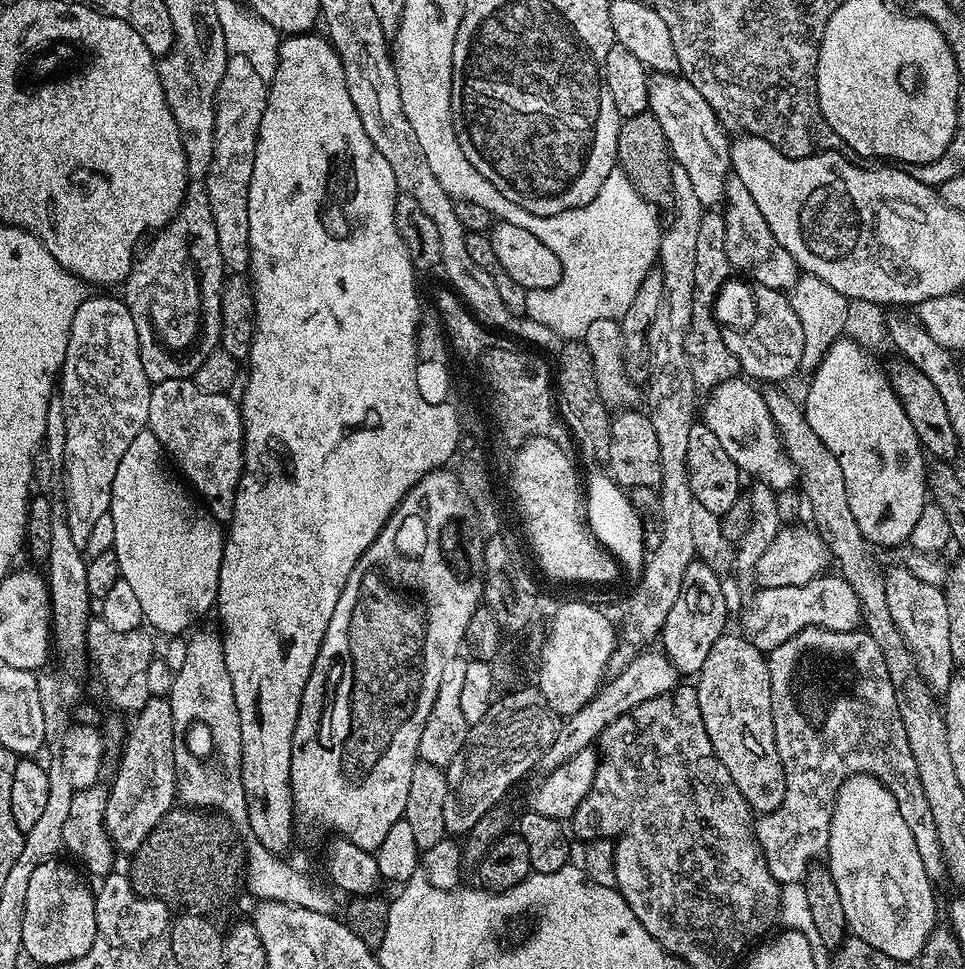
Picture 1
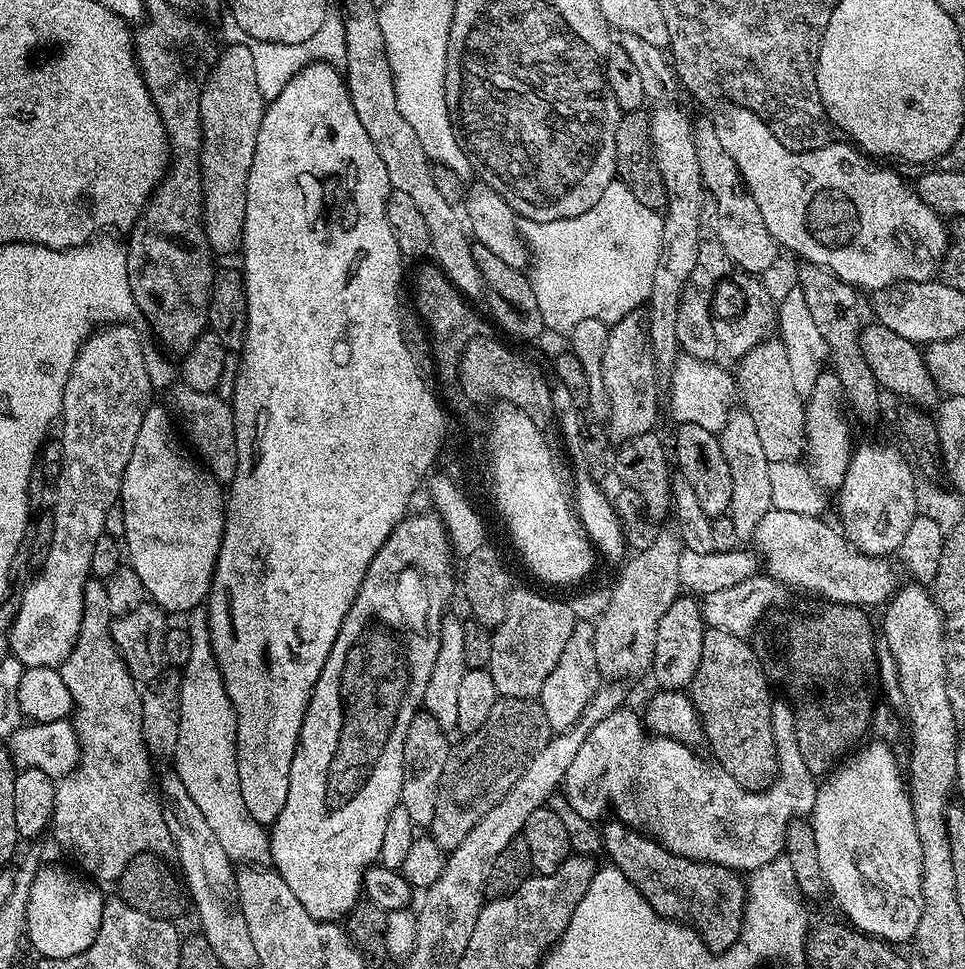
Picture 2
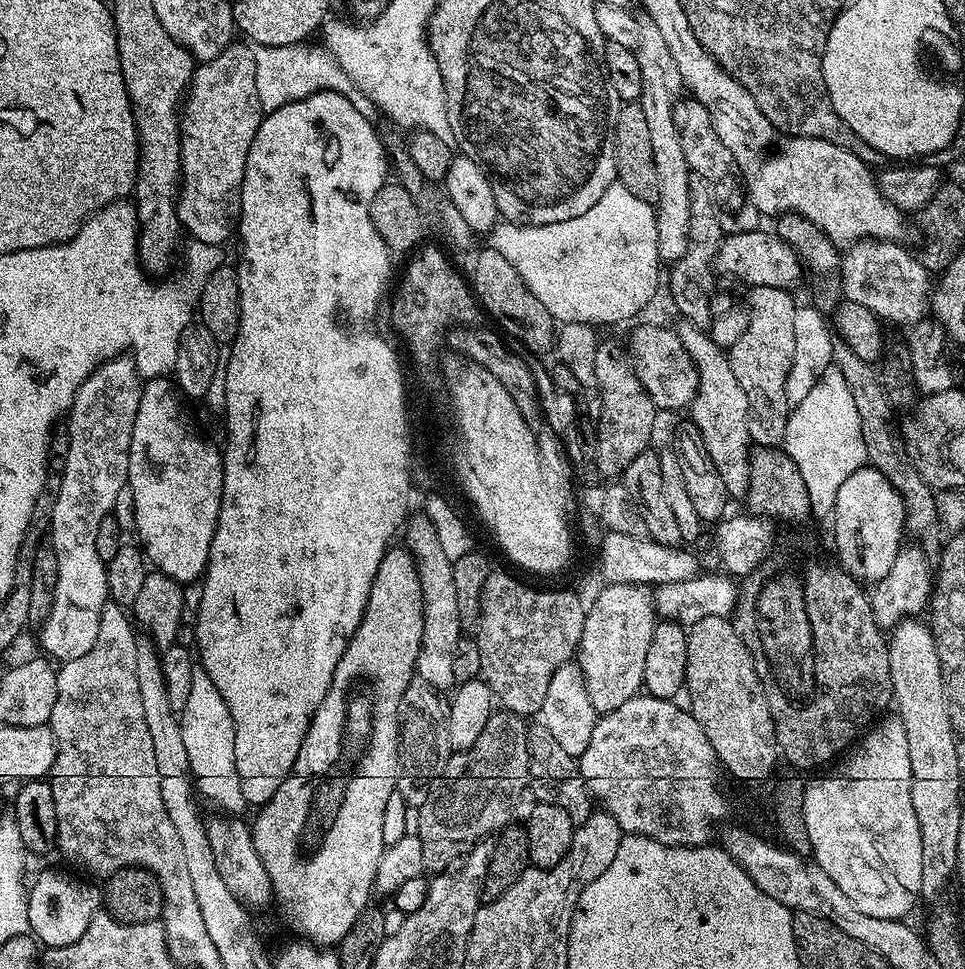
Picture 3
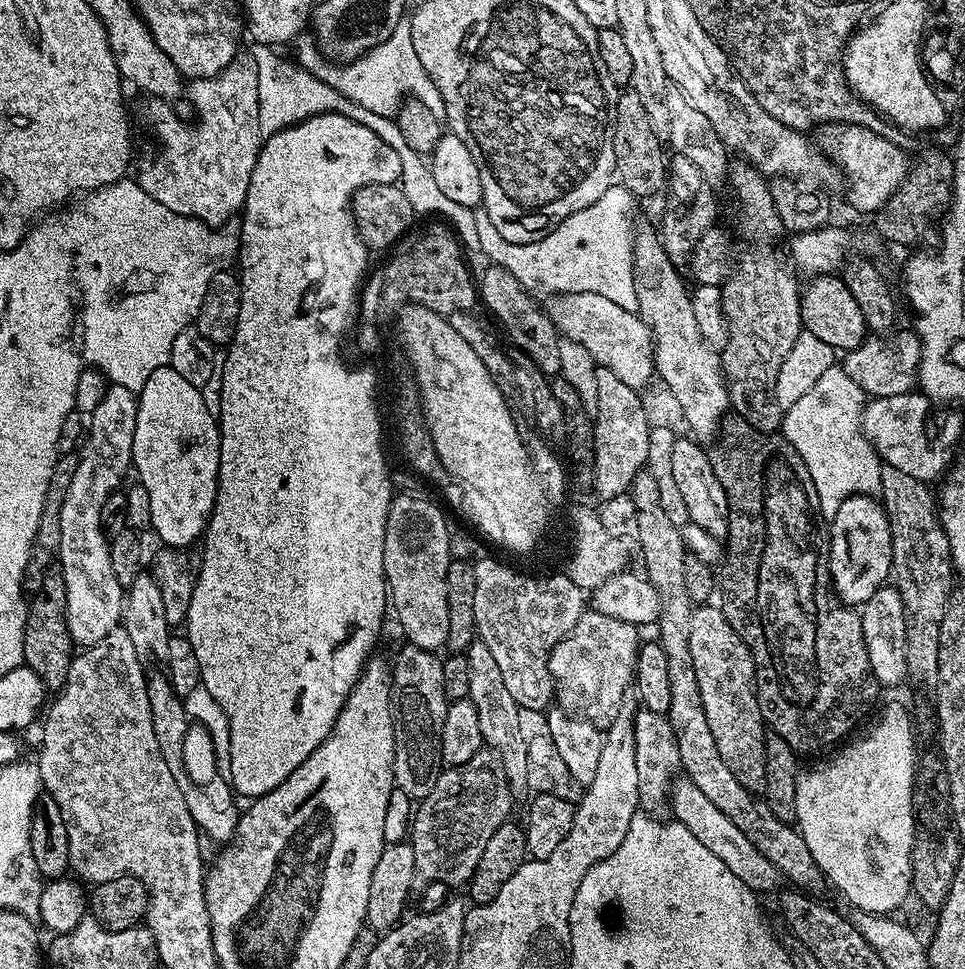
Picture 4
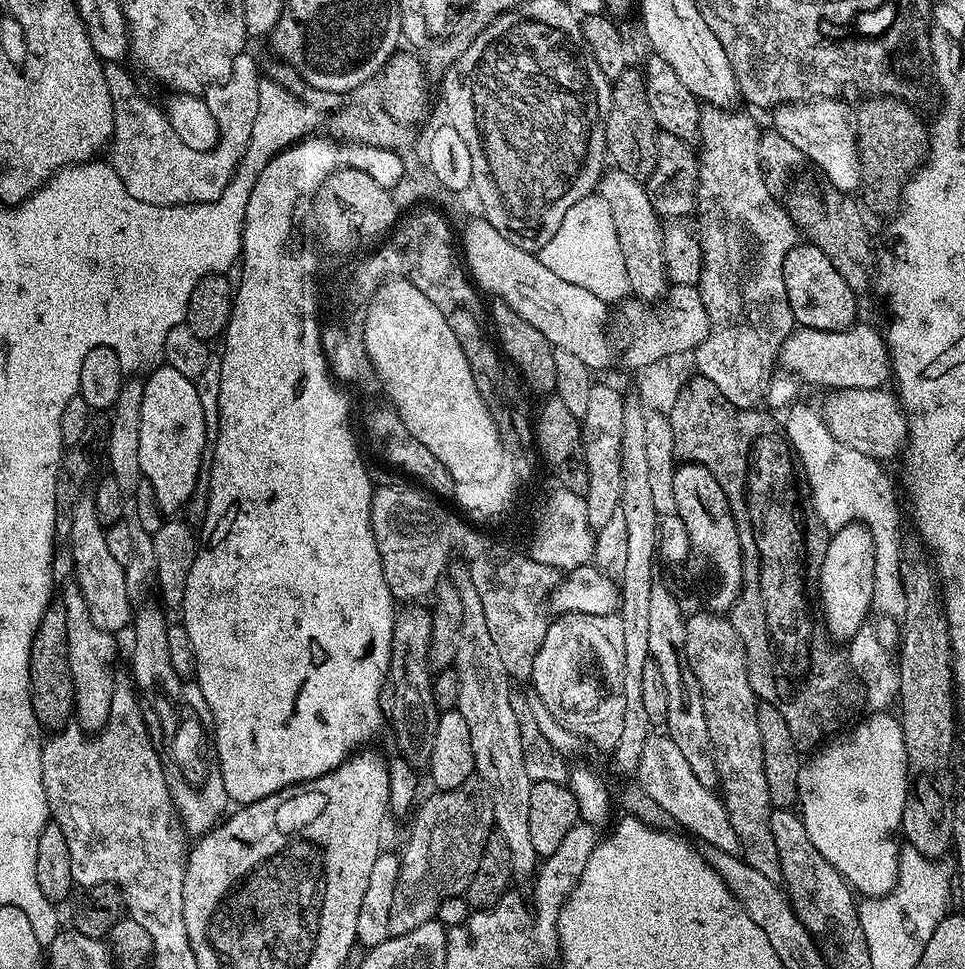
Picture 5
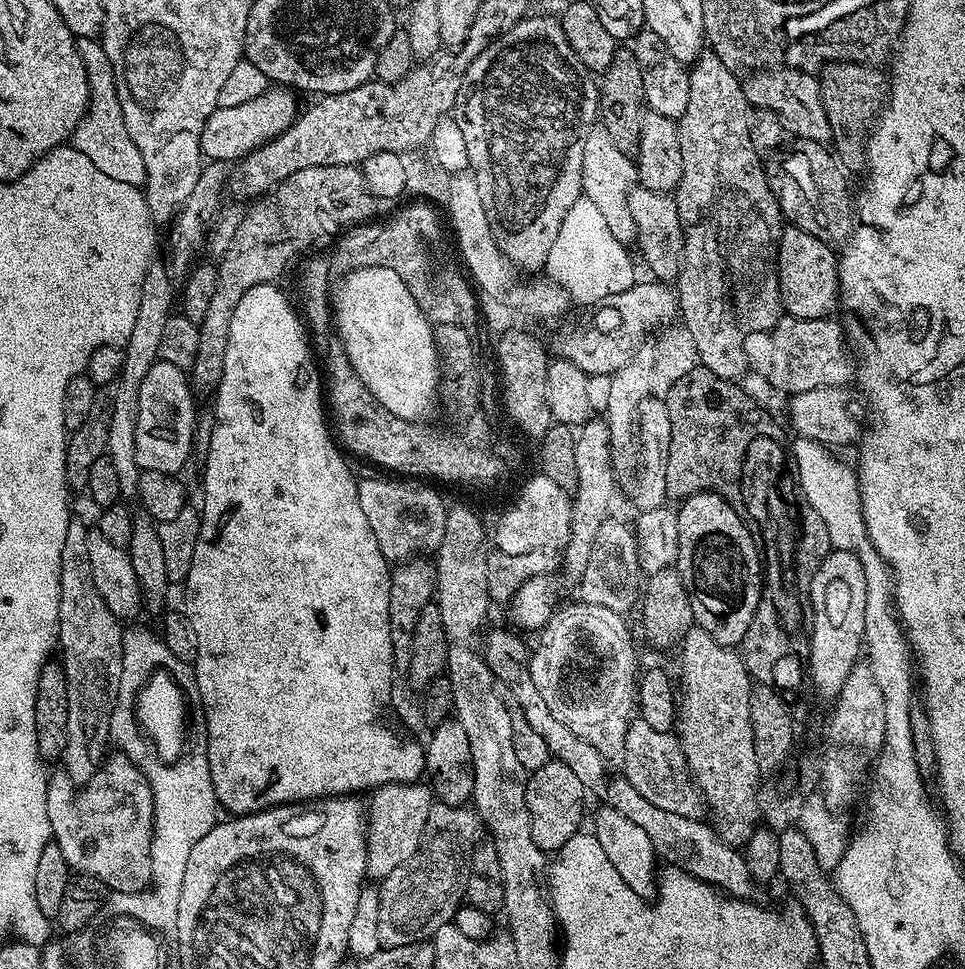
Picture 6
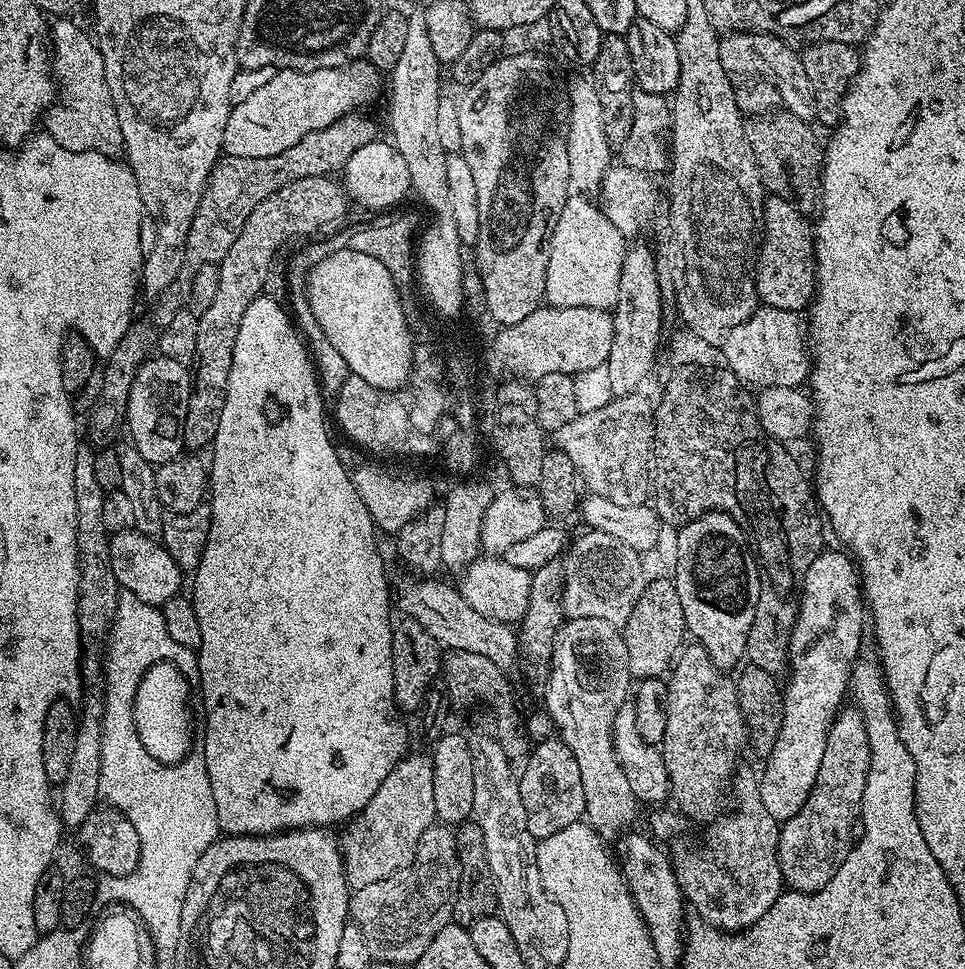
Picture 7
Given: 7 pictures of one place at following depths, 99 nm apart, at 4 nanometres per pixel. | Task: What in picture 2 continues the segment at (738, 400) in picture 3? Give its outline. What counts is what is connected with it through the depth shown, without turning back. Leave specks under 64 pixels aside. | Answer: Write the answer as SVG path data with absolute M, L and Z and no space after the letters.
M733 411L718 435L726 466L730 468L730 506L726 515L734 522L734 530L738 530L741 541L751 541L759 522L773 508L770 474L774 468L768 463L762 441L758 439L758 430L754 427L754 418L750 418L748 412Z

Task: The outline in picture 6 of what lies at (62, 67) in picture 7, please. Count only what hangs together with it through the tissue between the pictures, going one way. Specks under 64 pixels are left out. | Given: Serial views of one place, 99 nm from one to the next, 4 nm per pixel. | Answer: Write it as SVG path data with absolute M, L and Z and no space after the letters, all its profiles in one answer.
M96 38L77 39L76 45L88 71L88 85L92 94L88 102L88 113L81 118L72 132L71 147L83 154L92 165L98 166L102 174L107 174L118 182L143 185L146 166L142 162L142 154L138 154L138 146L134 146L134 138L130 138L126 130L126 122L122 118L122 106L114 82L114 66L110 66L110 58L106 58L104 45Z

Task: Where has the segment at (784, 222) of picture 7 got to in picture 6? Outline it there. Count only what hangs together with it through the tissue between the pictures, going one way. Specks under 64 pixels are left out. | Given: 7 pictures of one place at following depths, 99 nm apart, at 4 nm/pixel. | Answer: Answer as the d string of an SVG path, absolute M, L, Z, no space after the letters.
M785 227L776 250L776 276L780 280L780 302L783 311L794 318L828 318L837 311L840 279L836 277L838 256L833 245L806 234L806 230Z

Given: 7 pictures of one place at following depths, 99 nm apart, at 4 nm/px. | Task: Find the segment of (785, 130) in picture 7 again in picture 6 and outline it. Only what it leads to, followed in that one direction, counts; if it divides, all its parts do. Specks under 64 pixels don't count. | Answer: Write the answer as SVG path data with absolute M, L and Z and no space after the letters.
M793 139L763 161L764 173L768 179L770 190L780 207L781 217L791 227L806 230L806 234L814 234L814 238L827 244L843 246L847 244L852 232L856 229L858 212L854 207L854 192L852 196L851 190L848 189L849 177L840 167L840 162L835 155L829 149L827 152L826 149L828 148L818 141Z

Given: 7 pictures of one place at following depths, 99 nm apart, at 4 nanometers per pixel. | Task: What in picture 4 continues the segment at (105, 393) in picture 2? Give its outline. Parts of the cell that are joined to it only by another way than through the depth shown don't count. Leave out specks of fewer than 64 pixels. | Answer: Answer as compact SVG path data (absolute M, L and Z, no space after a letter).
M112 384L100 396L100 401L92 408L92 417L89 415L86 420L86 435L83 437L82 443L78 449L76 456L76 469L74 470L74 482L70 482L70 490L66 490L66 502L62 502L62 546L60 547L60 555L58 557L58 567L64 574L66 582L66 622L70 630L70 638L73 645L79 646L81 649L94 646L98 642L102 642L102 638L106 638L106 634L110 634L110 630L114 630L121 623L121 612L124 608L126 589L118 582L118 578L114 574L114 566L110 562L110 550L108 545L110 541L102 534L100 529L100 511L102 510L102 502L106 502L106 498L110 498L112 492L117 491L125 483L124 475L129 475L132 468L132 447L134 446L134 426L136 425L136 401L137 393L126 390L126 386L118 386Z

